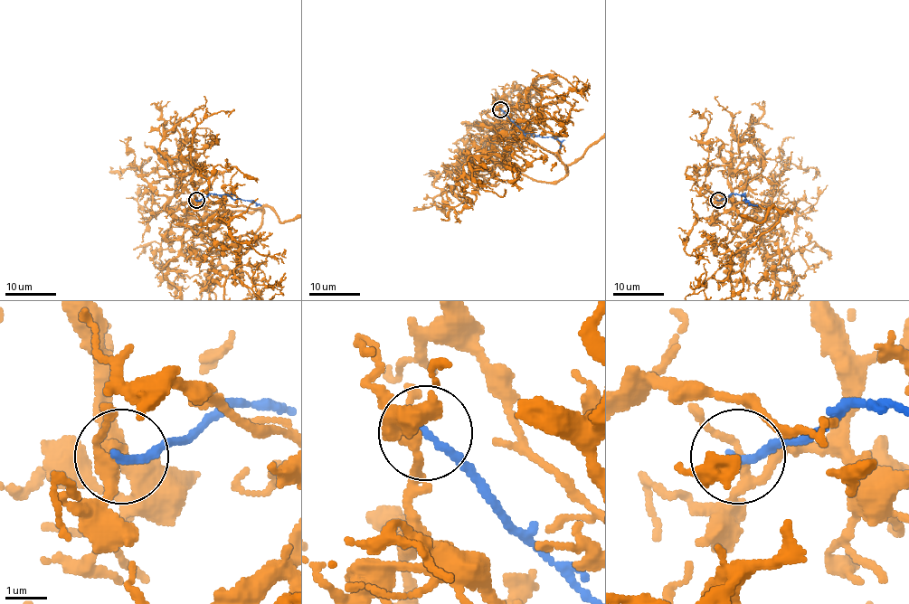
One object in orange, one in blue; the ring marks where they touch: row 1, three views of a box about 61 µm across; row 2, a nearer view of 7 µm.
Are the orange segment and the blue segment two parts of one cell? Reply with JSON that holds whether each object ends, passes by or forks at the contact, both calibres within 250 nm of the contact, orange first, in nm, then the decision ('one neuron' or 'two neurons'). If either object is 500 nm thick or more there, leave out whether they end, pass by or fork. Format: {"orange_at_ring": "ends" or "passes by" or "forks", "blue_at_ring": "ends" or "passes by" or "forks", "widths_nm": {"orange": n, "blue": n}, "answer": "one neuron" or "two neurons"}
{"orange_at_ring": "forks", "blue_at_ring": "ends", "widths_nm": {"orange": 200, "blue": 190}, "answer": "two neurons"}

